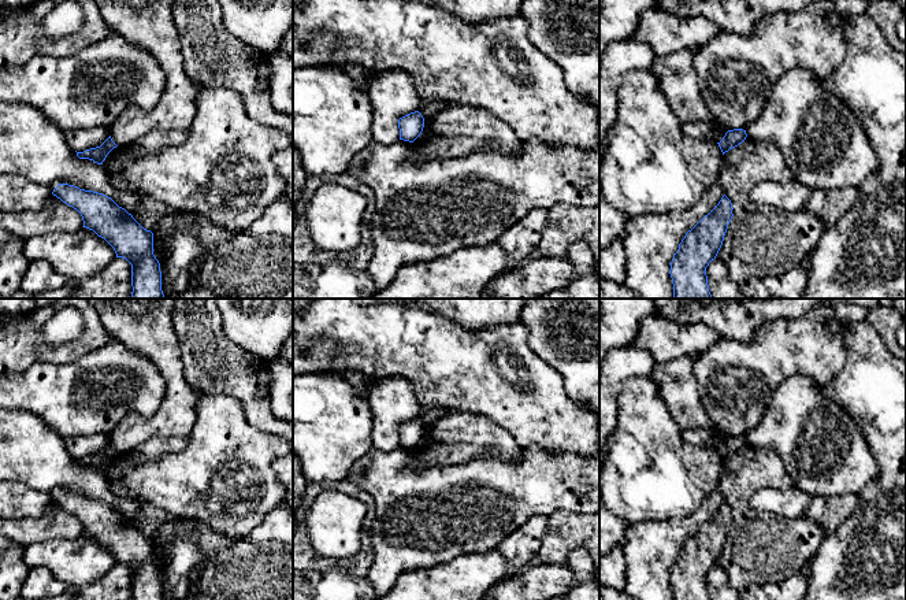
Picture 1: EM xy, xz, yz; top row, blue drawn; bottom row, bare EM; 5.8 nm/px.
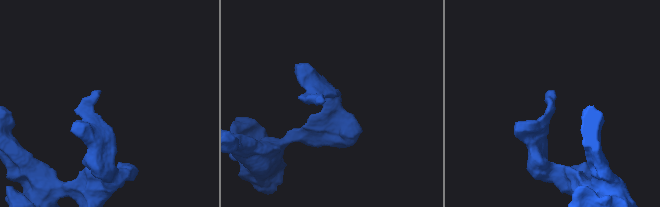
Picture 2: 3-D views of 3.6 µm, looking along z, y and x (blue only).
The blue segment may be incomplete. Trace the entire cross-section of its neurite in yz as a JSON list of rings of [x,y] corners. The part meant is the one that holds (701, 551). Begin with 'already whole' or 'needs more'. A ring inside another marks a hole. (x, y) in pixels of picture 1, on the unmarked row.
already whole; [[[724,501],[679,551],[671,568],[673,600],[710,600],[706,574],[716,566],[732,526],[732,510]]]

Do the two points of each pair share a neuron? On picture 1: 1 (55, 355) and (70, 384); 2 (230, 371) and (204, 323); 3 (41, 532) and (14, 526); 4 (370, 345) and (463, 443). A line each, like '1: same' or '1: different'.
1: different
2: same
3: same
4: different

